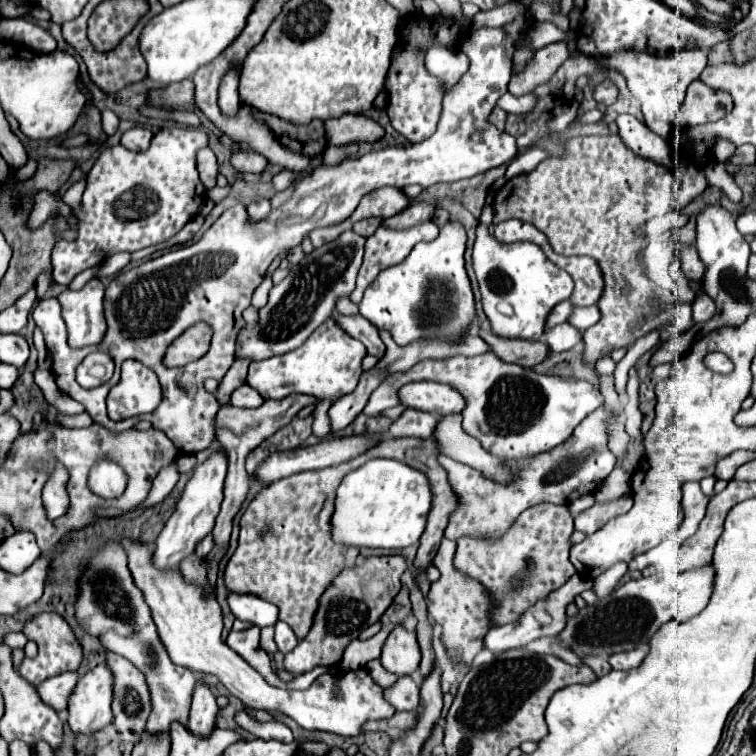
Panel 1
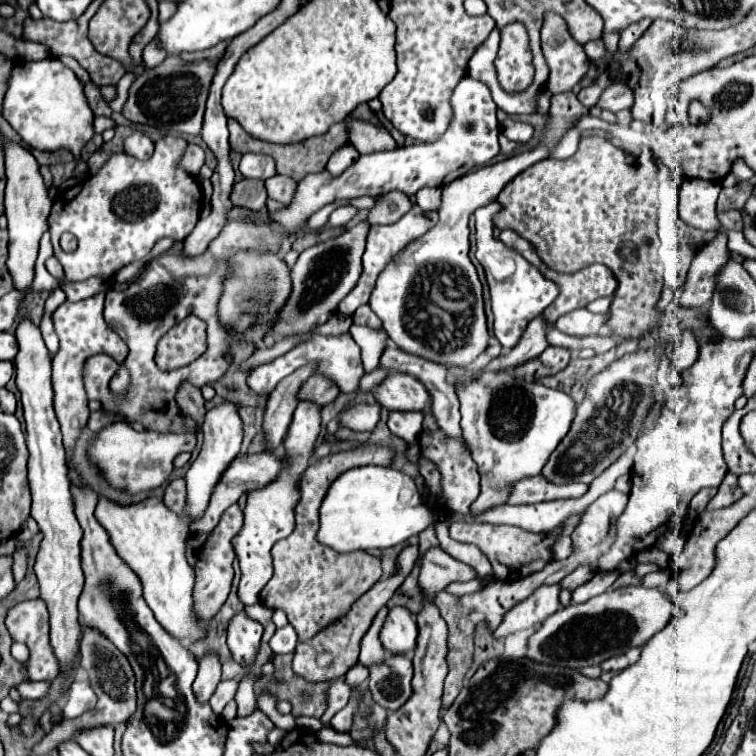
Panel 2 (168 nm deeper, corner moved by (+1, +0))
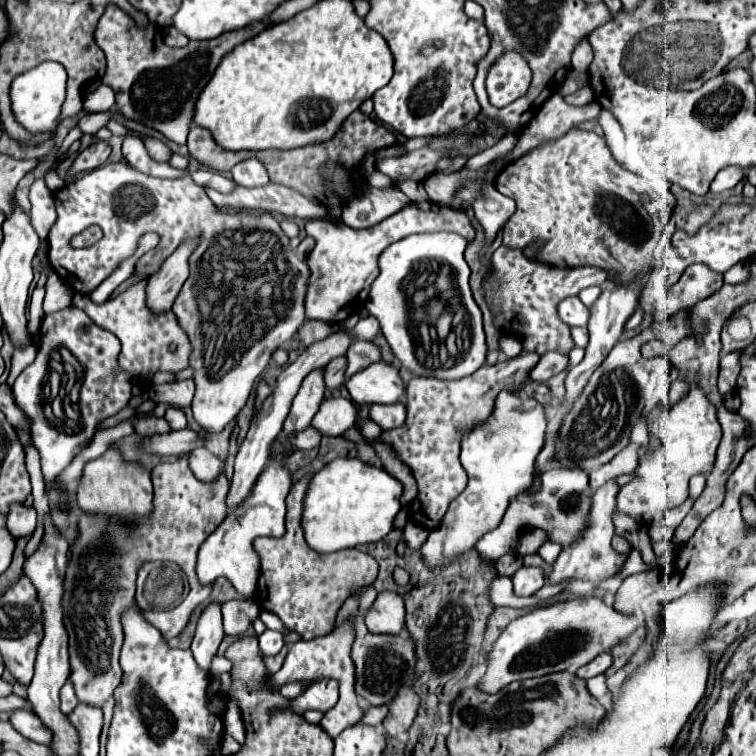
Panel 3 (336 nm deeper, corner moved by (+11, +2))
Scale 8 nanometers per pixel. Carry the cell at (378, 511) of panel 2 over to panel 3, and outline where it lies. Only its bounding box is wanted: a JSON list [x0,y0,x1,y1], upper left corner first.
[302,458,402,552]

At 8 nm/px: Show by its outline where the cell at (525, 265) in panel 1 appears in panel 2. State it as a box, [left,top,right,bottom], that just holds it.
[476,202,558,348]

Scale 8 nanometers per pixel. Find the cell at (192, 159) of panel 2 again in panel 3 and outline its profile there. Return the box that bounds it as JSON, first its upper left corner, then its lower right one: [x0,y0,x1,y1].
[144,136,174,162]

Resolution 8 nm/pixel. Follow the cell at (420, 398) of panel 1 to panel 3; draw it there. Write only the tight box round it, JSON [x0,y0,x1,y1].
[346,362,404,404]

